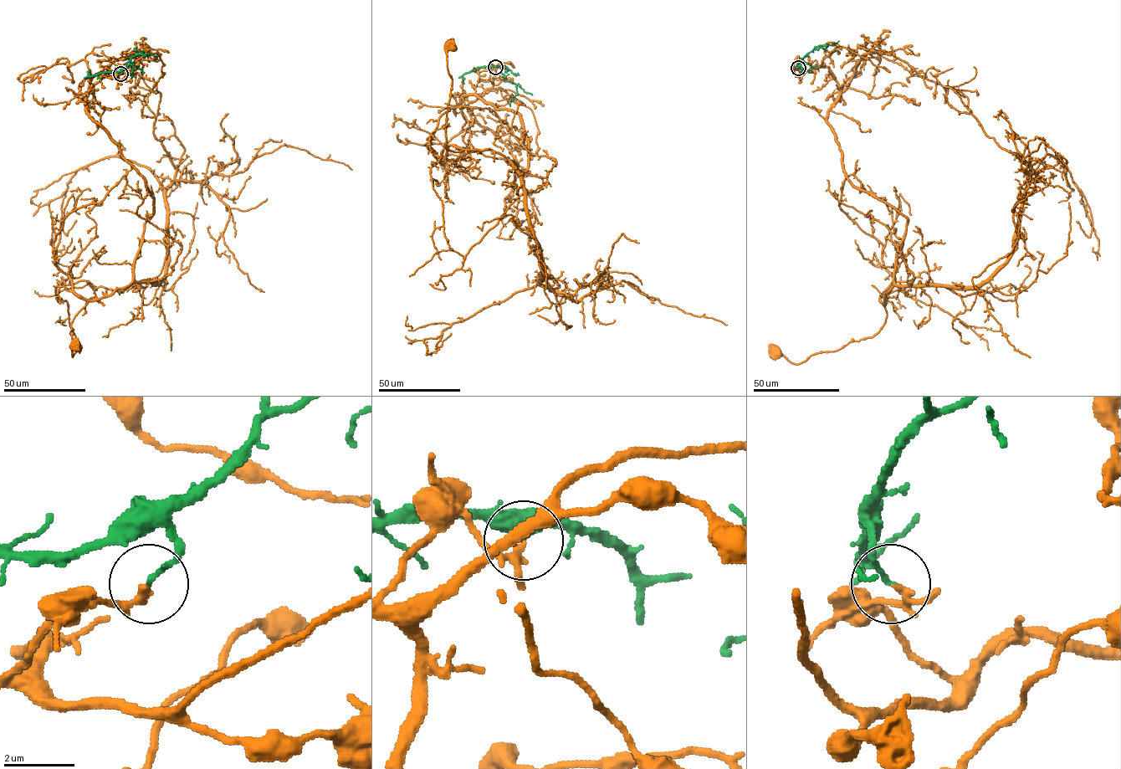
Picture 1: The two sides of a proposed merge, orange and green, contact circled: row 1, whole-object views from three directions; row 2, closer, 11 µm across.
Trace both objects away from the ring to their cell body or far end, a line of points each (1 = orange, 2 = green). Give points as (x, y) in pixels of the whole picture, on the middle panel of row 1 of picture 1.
1: (495, 67), (491, 87), (460, 106), (476, 94), (519, 115), (524, 171), (488, 149), (446, 146), (450, 47)
2: (495, 67), (500, 69), (507, 81), (516, 85), (517, 94), (510, 106)

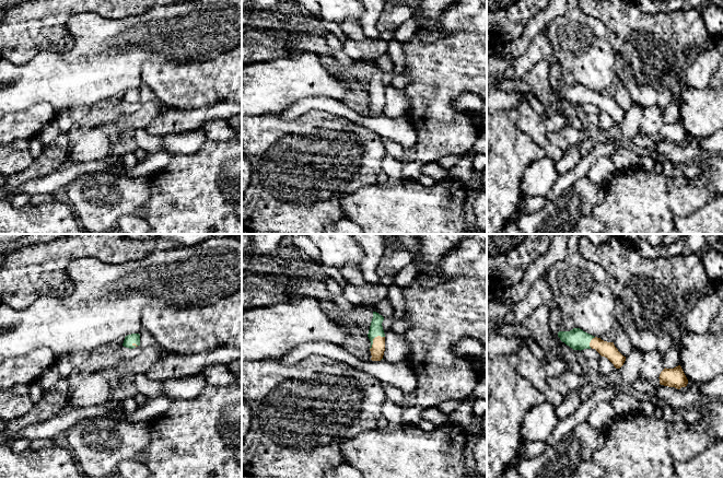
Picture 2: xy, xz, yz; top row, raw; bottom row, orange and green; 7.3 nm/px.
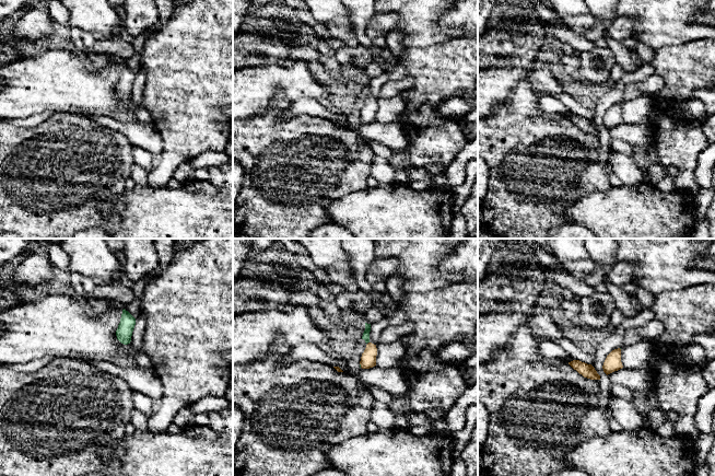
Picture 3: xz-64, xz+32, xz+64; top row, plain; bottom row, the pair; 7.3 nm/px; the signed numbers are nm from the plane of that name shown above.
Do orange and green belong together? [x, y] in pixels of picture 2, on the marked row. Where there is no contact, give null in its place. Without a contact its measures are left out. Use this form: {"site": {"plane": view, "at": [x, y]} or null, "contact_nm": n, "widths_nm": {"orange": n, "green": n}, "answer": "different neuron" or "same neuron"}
{"site": {"plane": "xz", "at": [373, 339]}, "contact_nm": 150, "widths_nm": {"orange": 100, "green": 100}, "answer": "different neuron"}

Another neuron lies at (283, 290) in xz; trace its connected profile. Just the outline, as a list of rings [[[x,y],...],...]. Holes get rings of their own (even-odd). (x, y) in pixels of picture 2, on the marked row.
[[[256,273],[242,279],[242,311],[278,303],[290,303],[292,289],[270,282]]]

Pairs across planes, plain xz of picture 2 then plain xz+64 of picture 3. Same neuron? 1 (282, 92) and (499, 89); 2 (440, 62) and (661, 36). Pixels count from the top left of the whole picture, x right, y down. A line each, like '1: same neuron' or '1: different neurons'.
1: same neuron
2: different neurons

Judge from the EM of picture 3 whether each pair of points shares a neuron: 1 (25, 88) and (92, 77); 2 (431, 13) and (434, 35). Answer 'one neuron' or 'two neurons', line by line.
1: one neuron
2: one neuron

